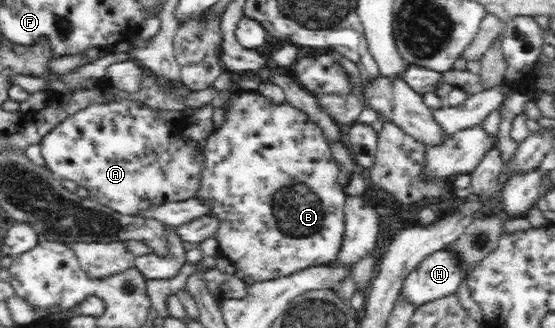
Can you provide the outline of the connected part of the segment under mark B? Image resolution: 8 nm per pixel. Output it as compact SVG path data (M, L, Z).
M210 85L197 91L191 91L190 98L185 100L184 106L183 115L187 115L188 111L192 111L193 114L194 111L200 110L200 108L204 108L204 106L210 106L210 108L214 108L214 110L224 110L222 126L216 129L213 134L204 141L204 166L201 168L198 188L196 188L194 197L200 201L204 201L204 205L208 207L207 215L219 221L219 227L214 237L217 239L220 247L221 254L219 257L226 258L226 260L234 266L232 276L236 276L236 278L240 278L242 281L244 281L245 278L250 278L256 283L272 281L283 278L284 276L291 276L305 269L327 265L327 262L331 261L340 250L345 227L345 194L339 184L336 183L339 167L335 162L329 143L324 137L320 126L317 126L315 122L306 118L306 115L300 112L294 105L287 102L276 104L276 102L268 100L266 96L262 96L255 88L250 86L242 86L238 92L228 92L228 89L218 90L218 88Z

